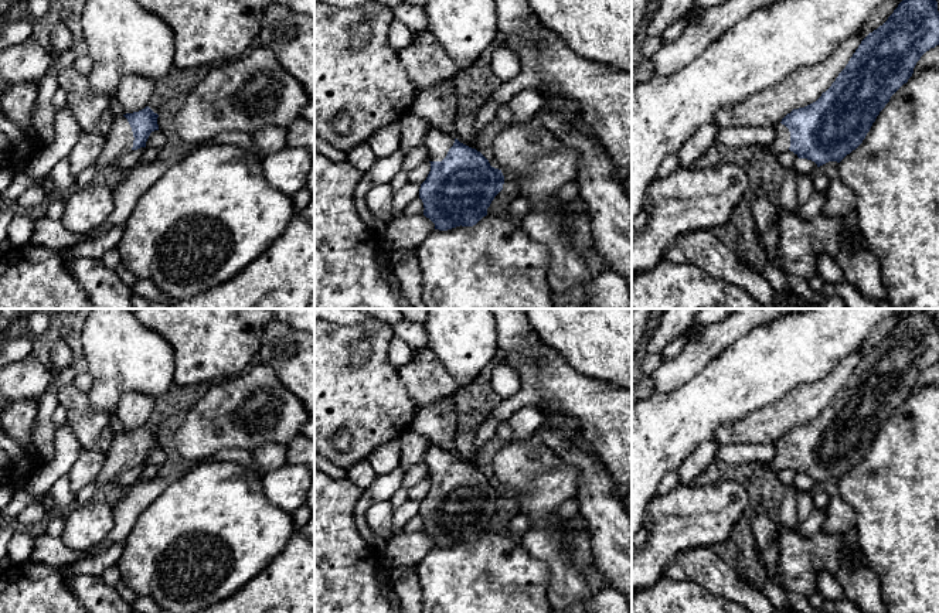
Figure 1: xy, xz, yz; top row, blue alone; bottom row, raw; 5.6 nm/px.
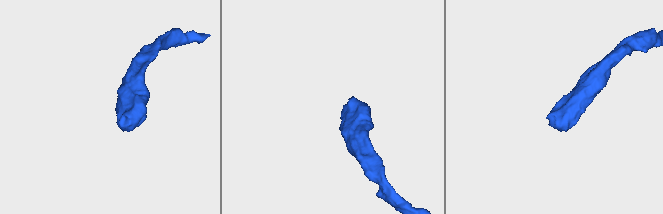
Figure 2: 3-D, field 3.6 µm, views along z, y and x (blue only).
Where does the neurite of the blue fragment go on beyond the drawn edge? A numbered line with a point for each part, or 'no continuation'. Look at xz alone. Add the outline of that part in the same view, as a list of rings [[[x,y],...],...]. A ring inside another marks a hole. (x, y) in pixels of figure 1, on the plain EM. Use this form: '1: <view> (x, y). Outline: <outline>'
1: xz (436, 459). Outline: [[[433,445],[429,446],[423,459],[423,463],[429,470],[429,479],[442,479],[453,460],[455,454],[450,452]]]

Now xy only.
1: xy (119, 456). Outline: [[[123,432],[113,435],[109,450],[105,454],[103,467],[95,481],[99,490],[116,486],[118,476],[132,467],[133,457],[133,449],[127,436]]]

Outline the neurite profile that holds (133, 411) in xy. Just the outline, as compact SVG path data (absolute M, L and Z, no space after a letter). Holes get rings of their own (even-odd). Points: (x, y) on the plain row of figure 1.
M123 394L113 413L122 423L123 432L139 429L149 423L156 401L144 394Z

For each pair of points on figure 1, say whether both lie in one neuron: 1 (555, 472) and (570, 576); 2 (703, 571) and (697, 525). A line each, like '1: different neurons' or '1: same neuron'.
1: same neuron
2: different neurons

